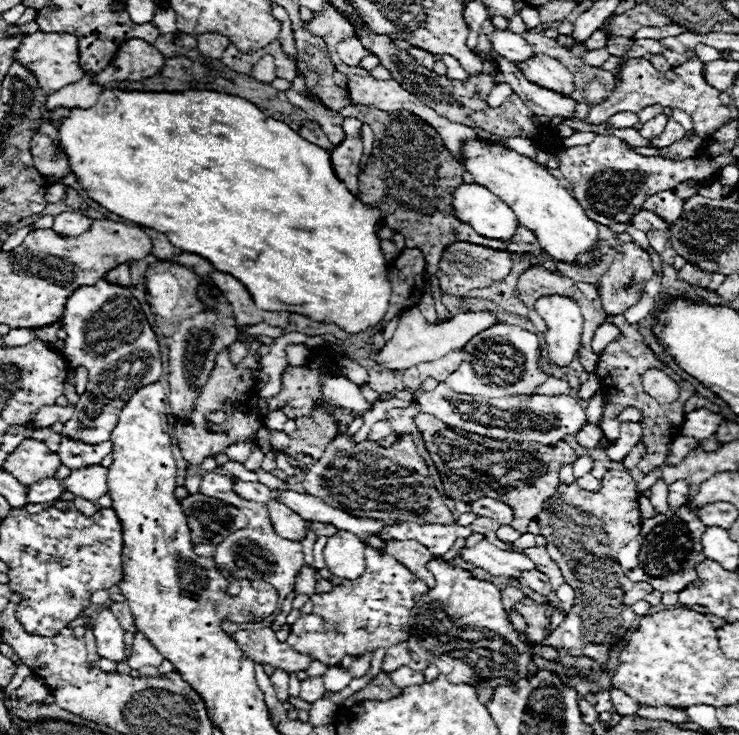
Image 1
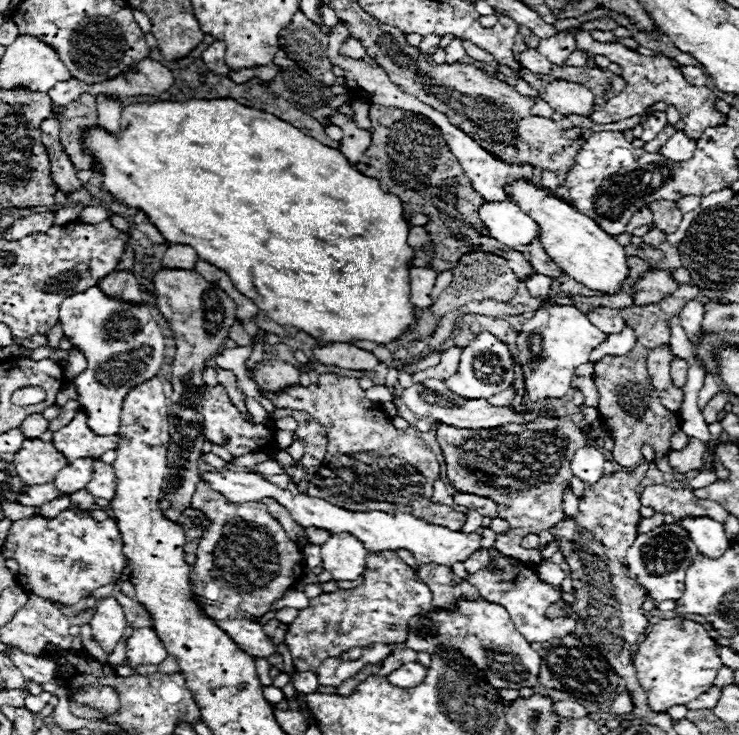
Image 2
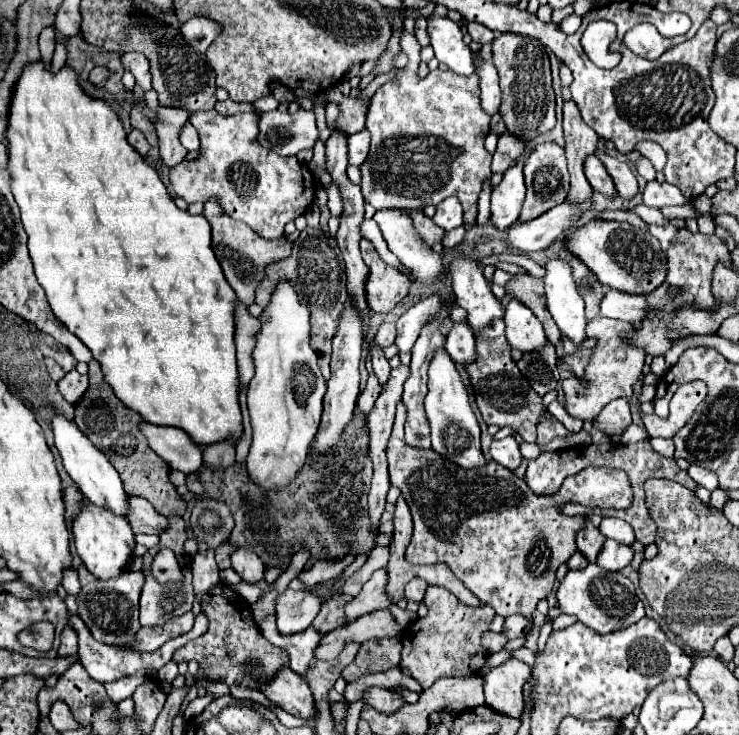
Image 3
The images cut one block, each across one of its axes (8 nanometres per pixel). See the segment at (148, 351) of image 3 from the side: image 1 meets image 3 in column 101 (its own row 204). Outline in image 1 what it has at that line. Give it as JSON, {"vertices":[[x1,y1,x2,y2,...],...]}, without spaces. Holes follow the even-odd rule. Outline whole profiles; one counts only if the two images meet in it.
{"vertices":[[106,88,92,108,70,108,70,114,58,120,54,126,58,130,58,146,66,152,66,158,70,162,70,172,76,174,80,186,94,202,98,202,100,206,124,220,164,232,170,238,170,242,180,250,194,252,210,260,216,270,232,274,250,290,256,306,262,306,262,310,284,310,310,316,312,320,336,322,346,332,360,332,378,326,382,316,386,314,390,304,390,284,386,278,388,262,384,260,380,252,380,240,376,238,376,232,380,228,380,210,362,204,360,198,352,196,348,188,334,176,330,152,306,142,302,136,294,134,290,126,274,118,268,118,252,102,216,90,188,90,176,94,140,90,126,92,118,88]]}

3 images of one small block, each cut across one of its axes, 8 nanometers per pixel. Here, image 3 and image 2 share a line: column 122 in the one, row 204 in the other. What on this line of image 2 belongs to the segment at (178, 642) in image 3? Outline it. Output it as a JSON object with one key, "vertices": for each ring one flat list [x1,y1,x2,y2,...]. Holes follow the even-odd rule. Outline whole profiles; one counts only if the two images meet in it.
{"vertices":[[658,200,648,206,654,214,654,226,664,234,674,234,682,222,682,212,672,200]]}

